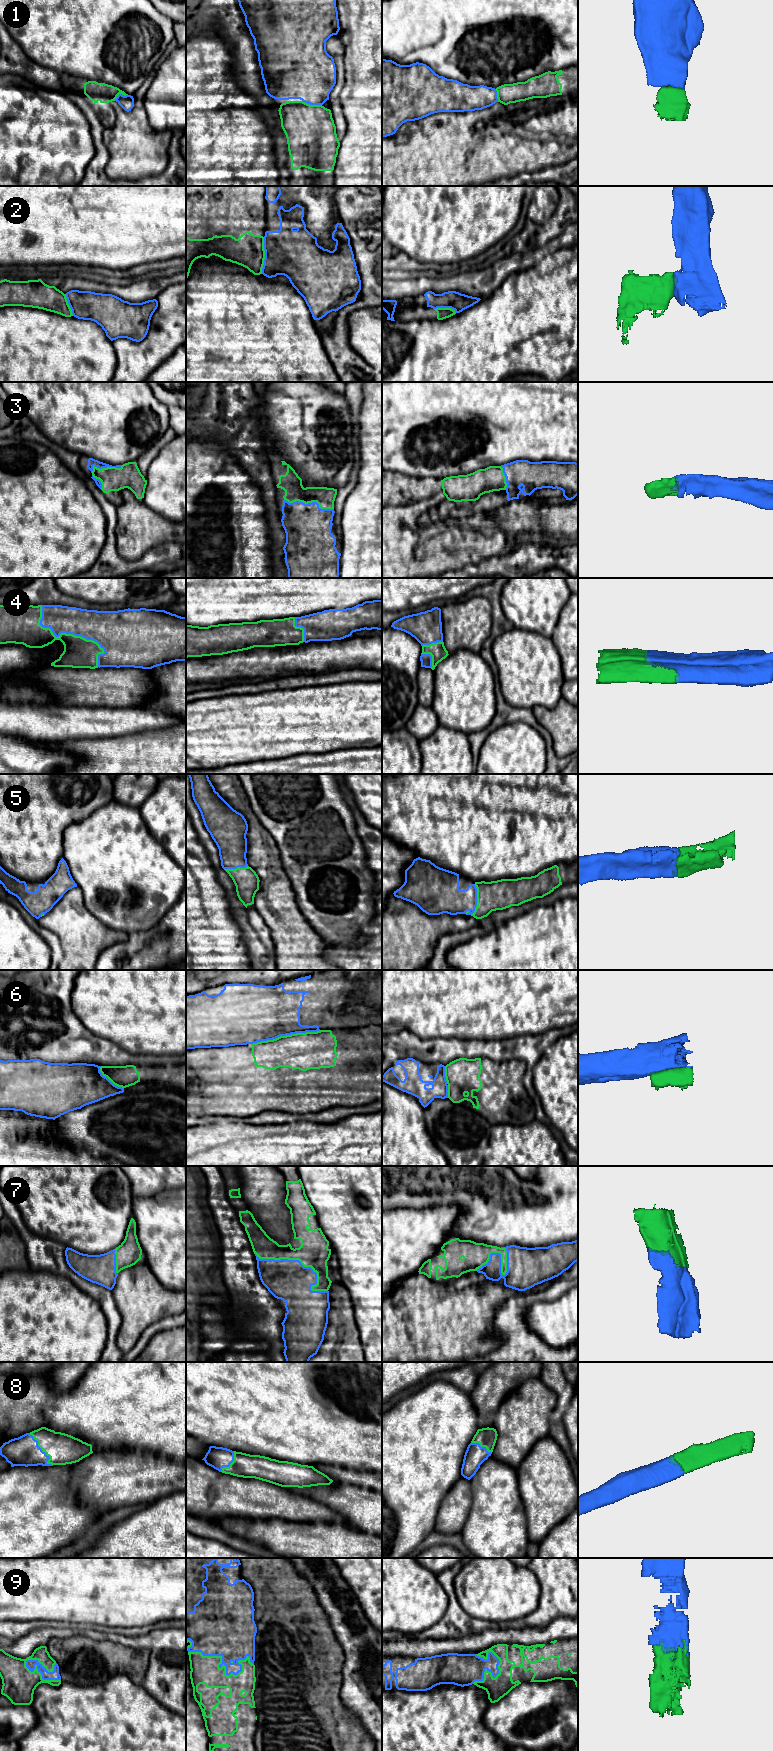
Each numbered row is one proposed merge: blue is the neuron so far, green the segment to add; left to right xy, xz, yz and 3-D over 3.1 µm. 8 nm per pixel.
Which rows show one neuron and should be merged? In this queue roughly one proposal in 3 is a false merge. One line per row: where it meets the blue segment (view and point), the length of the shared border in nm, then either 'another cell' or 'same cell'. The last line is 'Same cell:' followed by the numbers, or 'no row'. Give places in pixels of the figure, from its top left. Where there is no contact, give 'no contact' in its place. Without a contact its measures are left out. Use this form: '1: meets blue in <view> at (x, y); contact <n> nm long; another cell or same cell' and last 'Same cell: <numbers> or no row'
1: meets blue in xz at (312, 104); contact 170 nm long; same cell
2: meets blue in xz at (265, 255); contact 300 nm long; another cell
3: meets blue in xz at (309, 503); contact 400 nm long; same cell
4: meets blue in xy at (72, 633); contact 700 nm long; same cell
5: meets blue in yz at (476, 900); contact 260 nm long; same cell
6: meets blue in xz at (286, 1034); contact 550 nm long; another cell
7: meets blue in xz at (302, 1265); contact 650 nm long; same cell
8: meets blue in xy at (41, 1450); contact 320 nm long; same cell
9: meets blue in xz at (226, 1670); contact 550 nm long; same cell
Same cell: 1, 3, 4, 5, 7, 8, 9

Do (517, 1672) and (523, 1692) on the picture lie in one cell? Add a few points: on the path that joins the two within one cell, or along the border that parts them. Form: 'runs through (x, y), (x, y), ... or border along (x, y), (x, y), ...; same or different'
border along (543, 1681), (523, 1681), (501, 1698); different

